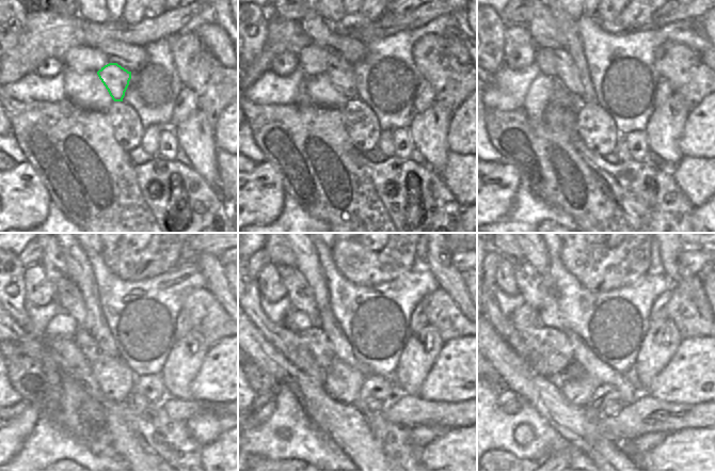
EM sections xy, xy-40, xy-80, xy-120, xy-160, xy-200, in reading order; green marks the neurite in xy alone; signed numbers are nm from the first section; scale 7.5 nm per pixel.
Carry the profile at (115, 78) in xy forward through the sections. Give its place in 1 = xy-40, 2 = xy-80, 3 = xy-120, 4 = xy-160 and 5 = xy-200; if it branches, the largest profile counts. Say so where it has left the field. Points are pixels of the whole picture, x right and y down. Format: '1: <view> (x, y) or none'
1: xy-40 (342, 74)
2: xy-80 (567, 74)
3: xy-120 (68, 298)
4: xy-160 (300, 294)
5: xy-200 (529, 282)

